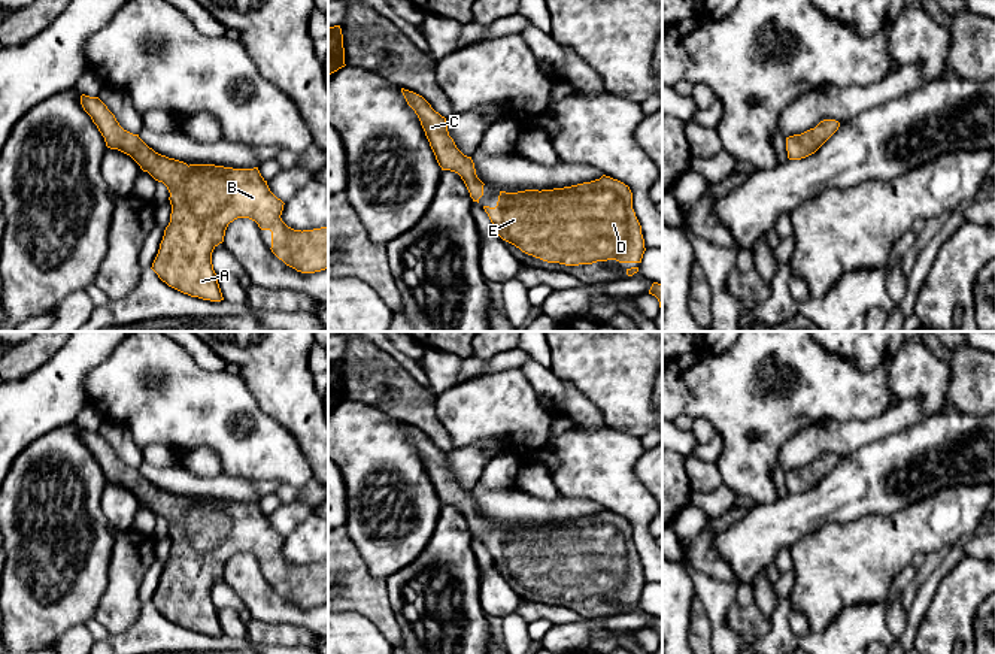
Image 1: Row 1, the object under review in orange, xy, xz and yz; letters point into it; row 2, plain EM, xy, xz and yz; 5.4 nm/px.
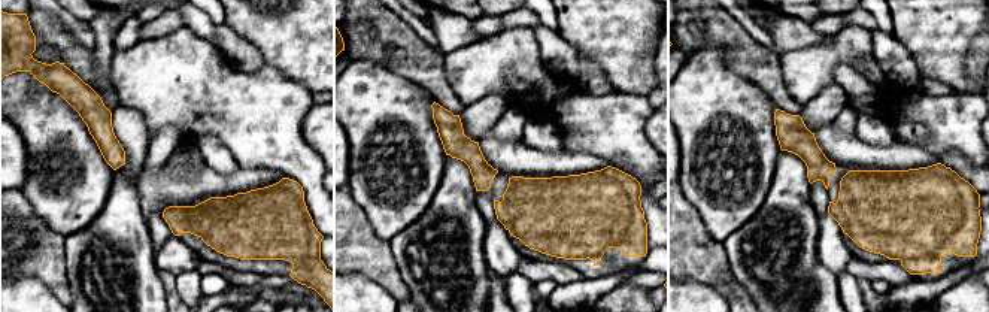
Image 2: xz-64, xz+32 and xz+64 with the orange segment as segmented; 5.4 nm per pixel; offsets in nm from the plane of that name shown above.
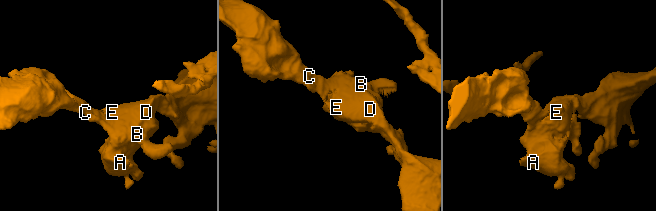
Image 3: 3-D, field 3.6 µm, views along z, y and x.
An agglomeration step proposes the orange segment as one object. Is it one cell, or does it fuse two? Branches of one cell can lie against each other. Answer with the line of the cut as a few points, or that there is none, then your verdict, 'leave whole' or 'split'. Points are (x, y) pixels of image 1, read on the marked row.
no cut | leave whole

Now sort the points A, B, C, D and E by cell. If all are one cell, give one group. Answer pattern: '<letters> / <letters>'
A B C D E

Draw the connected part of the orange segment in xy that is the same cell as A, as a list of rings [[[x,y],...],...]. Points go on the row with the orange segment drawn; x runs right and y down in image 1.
[[[82,94],[81,105],[104,137],[107,148],[130,155],[143,172],[163,182],[170,193],[170,222],[164,230],[158,254],[151,267],[169,287],[203,300],[224,300],[218,275],[213,270],[212,252],[224,242],[228,224],[237,218],[249,218],[261,230],[270,230],[271,252],[297,272],[315,273],[328,269],[328,227],[303,231],[288,227],[280,218],[285,203],[270,191],[258,167],[188,166],[183,161],[155,152],[139,134],[124,130],[98,97]]]

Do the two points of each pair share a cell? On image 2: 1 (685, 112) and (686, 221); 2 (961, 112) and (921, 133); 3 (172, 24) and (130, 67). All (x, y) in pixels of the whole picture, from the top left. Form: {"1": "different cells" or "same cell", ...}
{"1": "different cells", "2": "different cells", "3": "different cells"}

